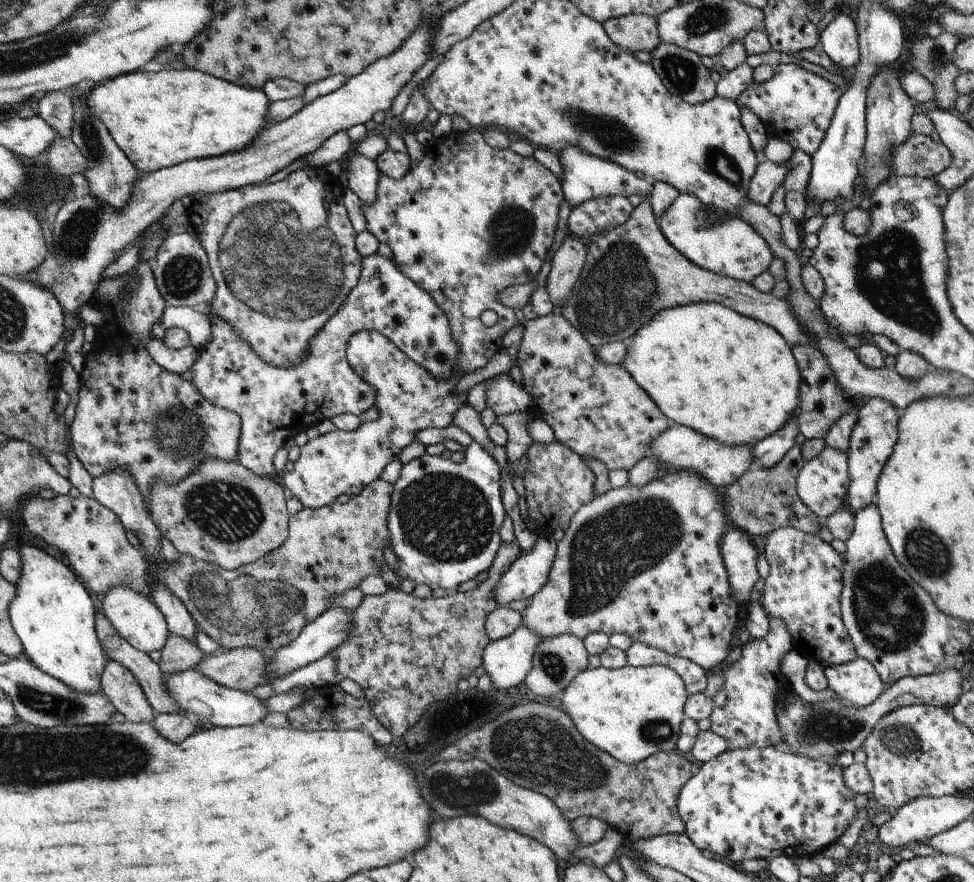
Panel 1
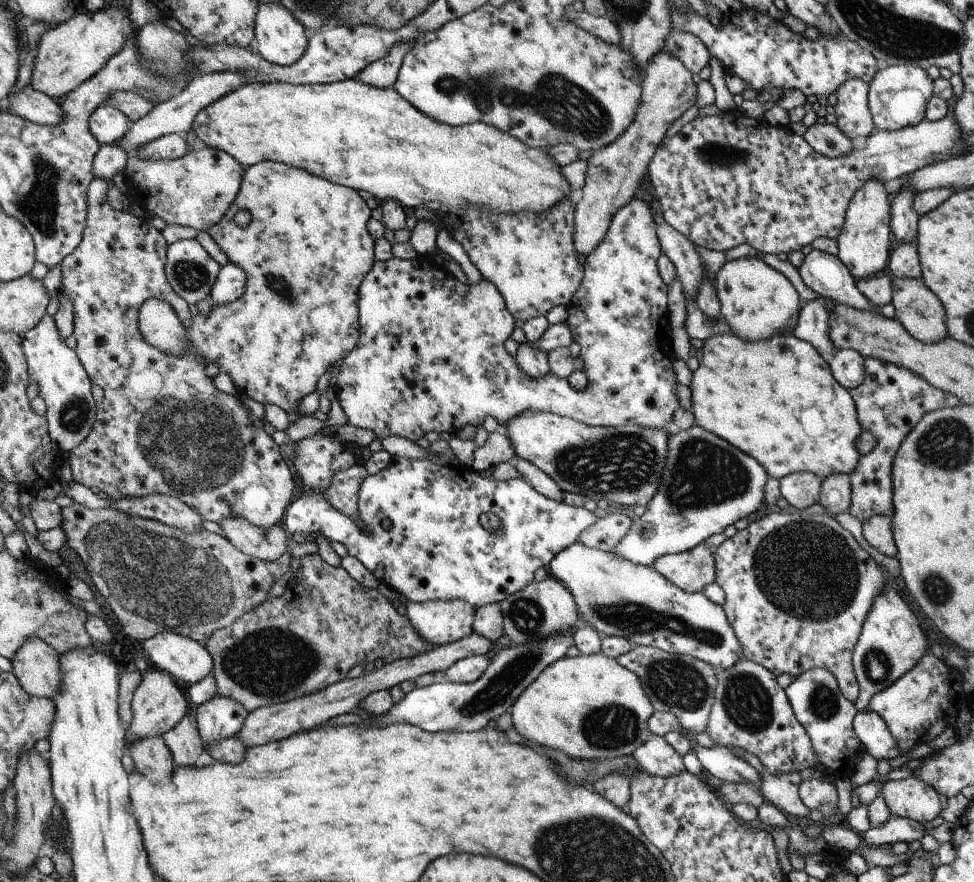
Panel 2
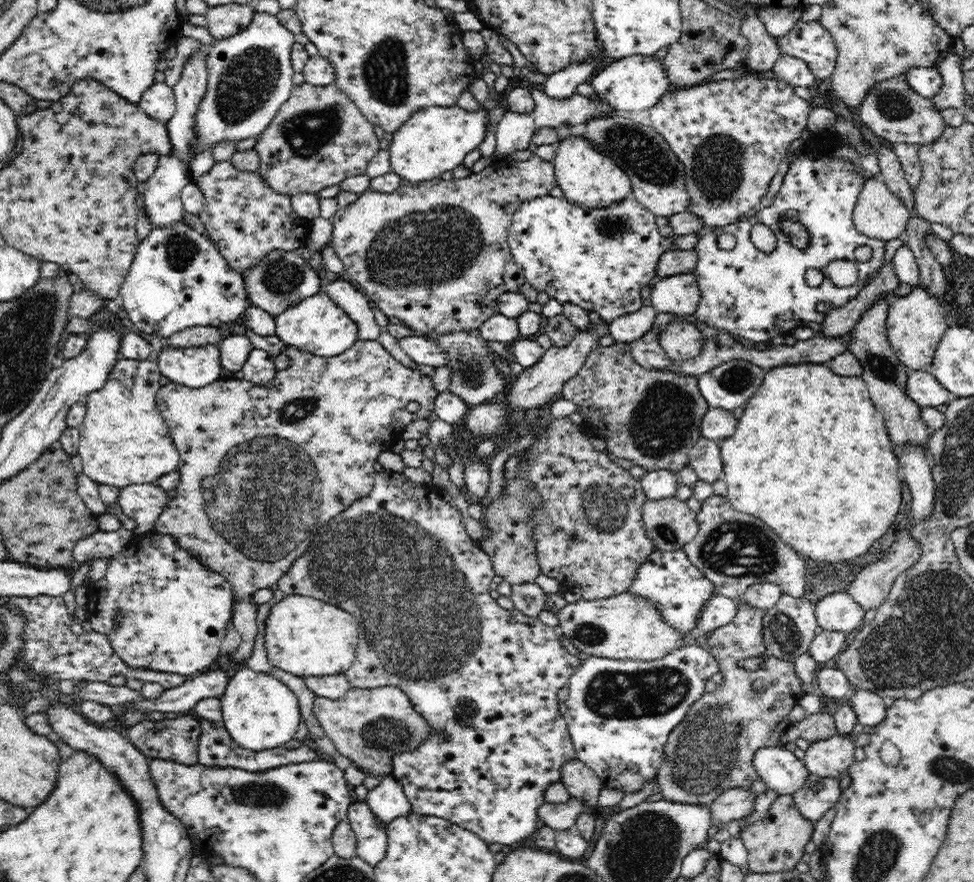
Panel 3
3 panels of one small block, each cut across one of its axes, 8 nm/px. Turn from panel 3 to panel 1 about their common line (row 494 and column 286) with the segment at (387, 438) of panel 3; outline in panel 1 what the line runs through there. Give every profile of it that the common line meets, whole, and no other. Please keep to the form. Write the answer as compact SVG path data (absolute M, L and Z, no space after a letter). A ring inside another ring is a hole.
M305 167L291 172L283 180L275 183L246 185L221 193L201 195L198 199L194 198L191 205L186 208L186 212L189 225L194 228L197 237L201 238L201 242L209 254L213 277L217 281L217 292L214 300L210 303L210 312L226 319L241 334L241 337L246 339L253 349L272 366L288 368L292 365L301 365L301 362L308 357L312 338L324 328L330 317L336 316L346 297L358 284L361 275L363 256L357 250L357 242L354 242L357 240L357 234L352 228L352 222L350 222L348 212L342 202L342 186L338 182L338 175L335 175L329 167Z

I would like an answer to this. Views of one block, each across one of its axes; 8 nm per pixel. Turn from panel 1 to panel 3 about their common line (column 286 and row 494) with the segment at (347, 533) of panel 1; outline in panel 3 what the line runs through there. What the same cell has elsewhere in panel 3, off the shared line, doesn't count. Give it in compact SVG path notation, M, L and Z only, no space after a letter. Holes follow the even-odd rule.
M569 416L554 419L550 423L549 431L545 434L544 439L537 440L529 450L529 466L526 466L525 472L528 472L529 480L533 481L533 488L537 488L540 492L542 506L536 514L538 530L536 532L537 561L539 569L544 576L550 576L554 580L558 580L561 586L566 586L568 592L580 594L582 600L598 600L608 598L614 595L622 594L630 588L631 581L634 580L635 569L642 560L646 560L646 556L650 556L652 548L655 548L653 540L647 535L644 523L642 521L642 505L646 504L649 499L643 491L640 479L630 476L626 468L622 468L614 463L607 450L598 451L594 448L594 444L590 443L590 436L586 435L586 428L582 428L581 424L575 424L574 420Z

